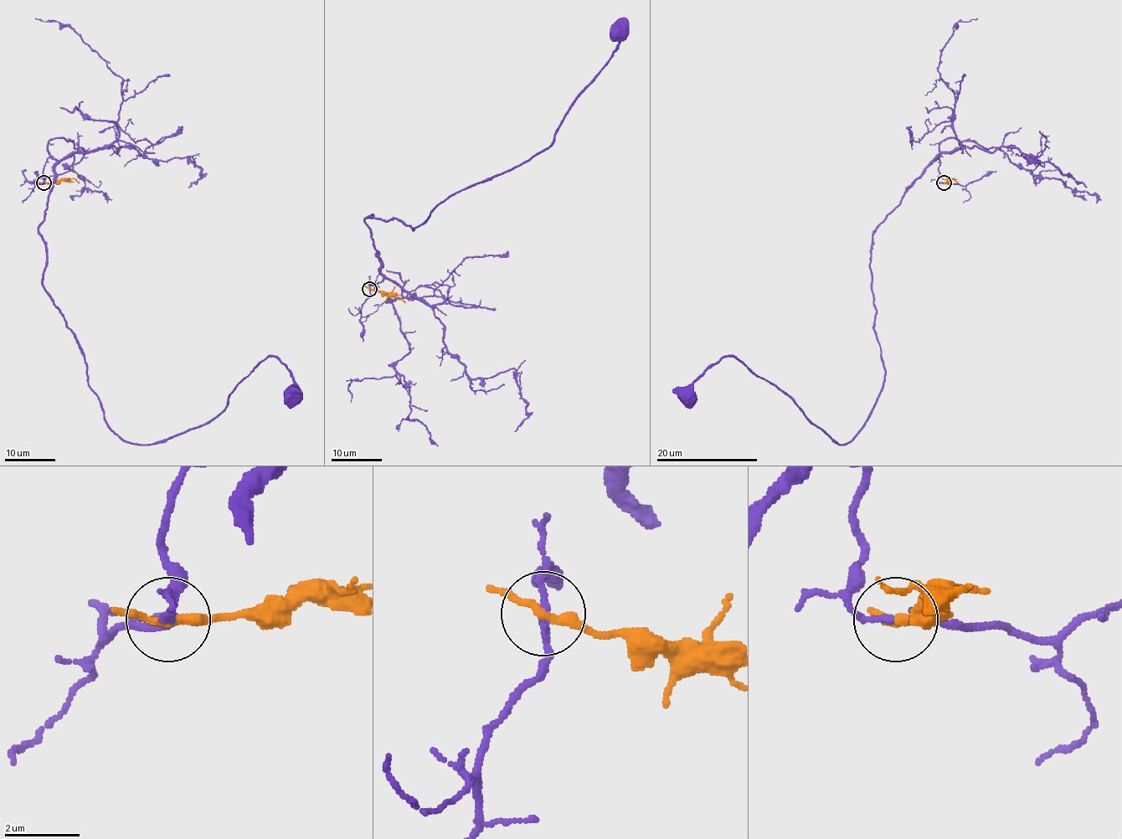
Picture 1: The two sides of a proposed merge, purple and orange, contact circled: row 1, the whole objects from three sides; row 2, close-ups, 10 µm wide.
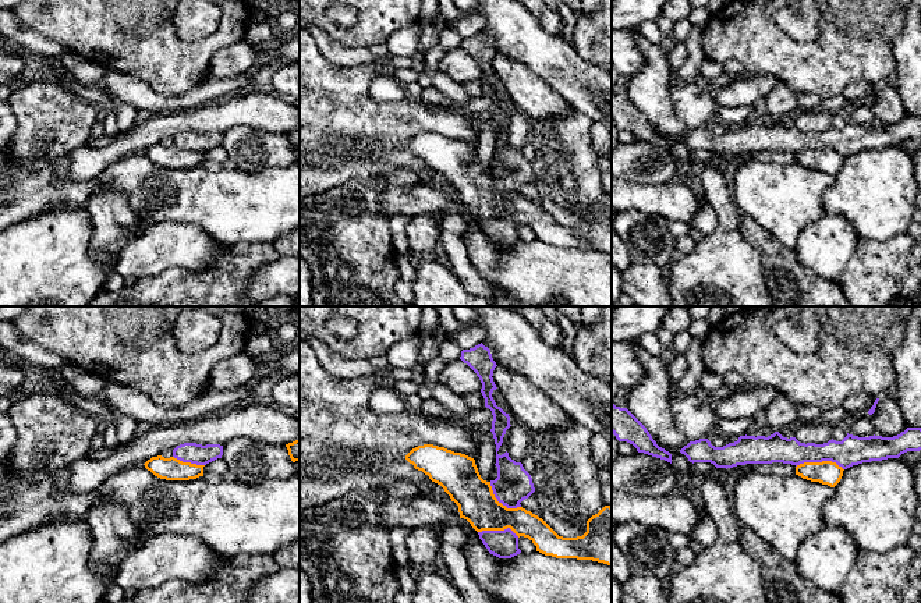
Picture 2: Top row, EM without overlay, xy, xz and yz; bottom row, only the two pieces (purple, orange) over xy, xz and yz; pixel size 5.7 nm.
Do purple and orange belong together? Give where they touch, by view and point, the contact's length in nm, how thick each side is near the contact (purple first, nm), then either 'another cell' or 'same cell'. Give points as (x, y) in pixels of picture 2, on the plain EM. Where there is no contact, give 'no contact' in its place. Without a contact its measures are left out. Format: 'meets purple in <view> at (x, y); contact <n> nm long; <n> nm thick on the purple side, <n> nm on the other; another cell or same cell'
meets purple in yz at (819, 149); contact 280 nm long; 170 nm thick on the purple side, 140 nm on the other; another cell

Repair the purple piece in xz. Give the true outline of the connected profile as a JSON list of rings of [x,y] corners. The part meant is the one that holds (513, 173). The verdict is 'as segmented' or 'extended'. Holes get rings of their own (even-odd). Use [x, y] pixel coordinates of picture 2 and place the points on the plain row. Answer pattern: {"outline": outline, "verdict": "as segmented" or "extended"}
{"outline": [[[482,31],[470,38],[463,38],[460,47],[467,52],[482,71],[481,81],[485,86],[485,95],[492,99],[492,123],[496,132],[497,166],[490,169],[495,185],[507,196],[521,195],[521,189],[528,187],[534,180],[531,163],[524,157],[521,150],[516,150],[509,141],[499,143],[497,139],[503,131],[506,118],[511,114],[510,104],[496,93],[492,81],[497,77],[493,70],[493,58],[497,54],[492,46],[490,38]]], "verdict": "as segmented"}

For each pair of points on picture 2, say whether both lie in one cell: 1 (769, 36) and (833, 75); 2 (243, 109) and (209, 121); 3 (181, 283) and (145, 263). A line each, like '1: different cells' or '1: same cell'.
1: same cell
2: same cell
3: different cells

